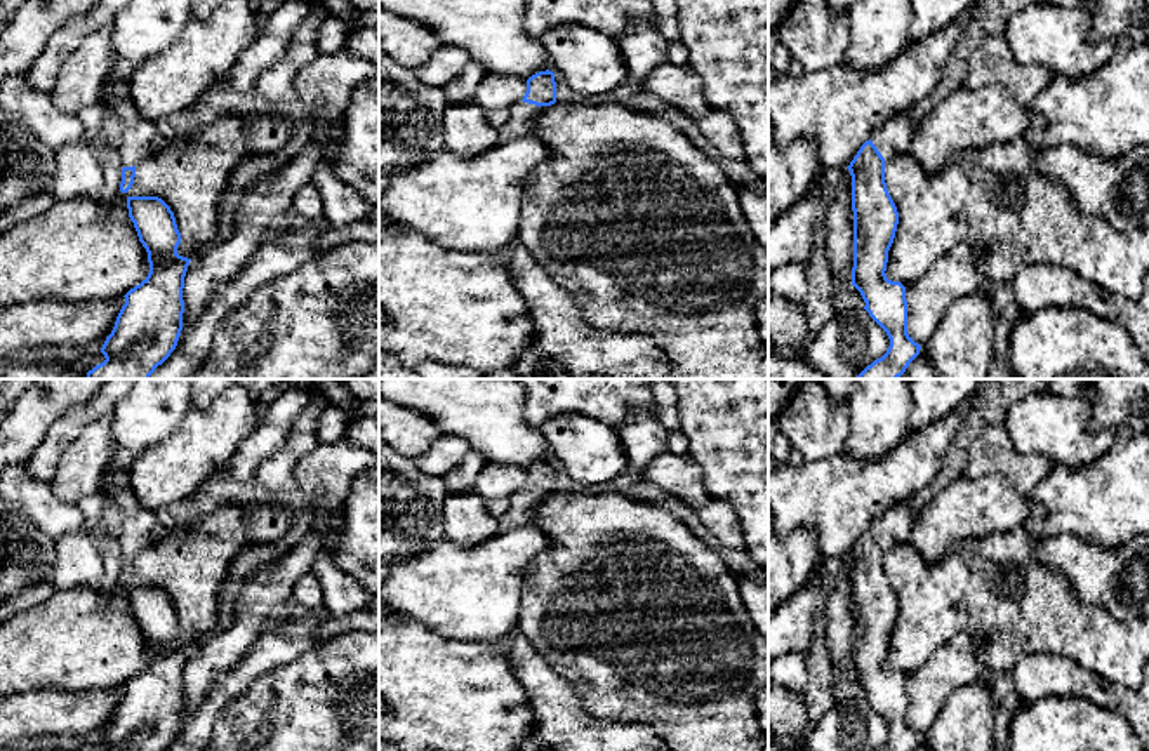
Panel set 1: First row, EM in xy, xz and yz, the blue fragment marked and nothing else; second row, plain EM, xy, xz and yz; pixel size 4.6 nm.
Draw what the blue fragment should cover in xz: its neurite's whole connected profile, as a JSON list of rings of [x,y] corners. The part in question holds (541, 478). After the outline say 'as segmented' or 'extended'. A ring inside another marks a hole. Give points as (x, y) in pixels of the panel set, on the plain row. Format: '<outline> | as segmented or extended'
[[[546,459],[532,464],[527,469],[527,482],[523,488],[509,499],[509,509],[497,518],[497,530],[508,532],[528,522],[532,506],[541,495],[556,492],[555,462]]] | extended

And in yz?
[[[909,501],[895,504],[873,522],[847,556],[853,600],[852,675],[860,681],[864,699],[890,728],[887,742],[874,751],[913,751],[921,739],[907,723],[906,676],[885,664],[899,614],[885,572],[885,553],[909,544],[914,522]]] | extended

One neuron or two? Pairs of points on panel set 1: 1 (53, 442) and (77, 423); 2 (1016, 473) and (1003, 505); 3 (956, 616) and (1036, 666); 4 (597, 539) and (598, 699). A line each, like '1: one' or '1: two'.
1: one
2: two
3: two
4: one

